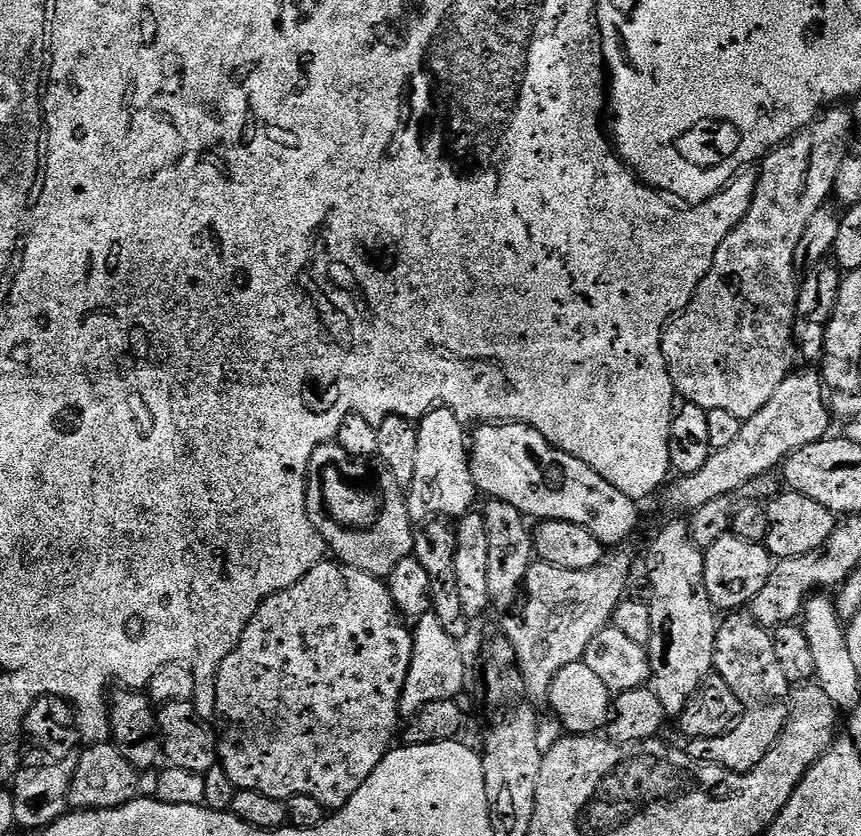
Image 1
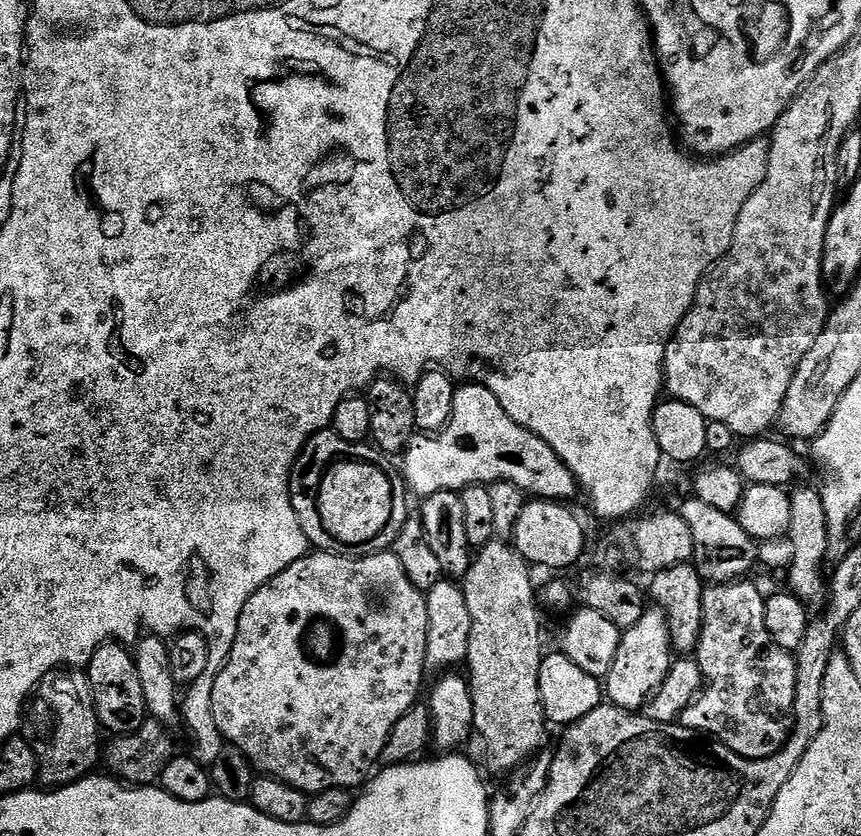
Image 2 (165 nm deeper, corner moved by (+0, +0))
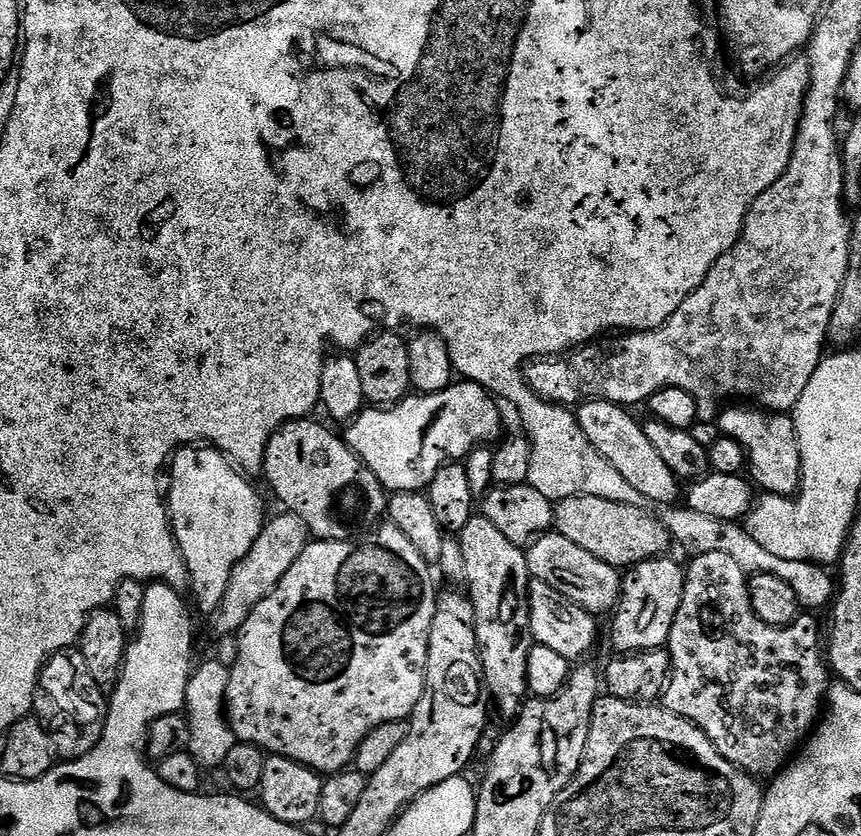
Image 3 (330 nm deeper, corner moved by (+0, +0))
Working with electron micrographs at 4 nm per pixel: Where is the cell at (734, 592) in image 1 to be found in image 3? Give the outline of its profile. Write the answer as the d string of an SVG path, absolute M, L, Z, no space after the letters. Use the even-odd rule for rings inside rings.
M585 400L575 409L576 421L582 426L582 434L586 434L590 446L594 446L594 450L598 450L598 454L602 454L602 458L606 458L606 462L610 462L610 466L614 466L614 470L618 470L618 474L622 474L622 478L626 478L626 482L634 486L637 497L645 501L653 500L654 503L660 504L659 506L675 505L679 501L676 499L679 496L681 499L682 496L681 481L670 470L670 466L662 462L662 457L658 455L658 450L654 450L650 438L646 438L643 423L639 419L636 421L628 412L631 411L625 405L609 400Z

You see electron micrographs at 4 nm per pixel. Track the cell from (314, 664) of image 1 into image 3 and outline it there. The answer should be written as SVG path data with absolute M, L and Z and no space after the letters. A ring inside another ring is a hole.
M384 522L375 530L369 531L366 538L353 538L350 540L317 540L313 539L302 550L302 554L298 554L298 562L294 562L294 566L290 566L290 570L286 570L286 574L282 578L282 582L278 582L278 586L268 595L265 600L258 602L254 606L254 610L250 614L250 618L246 618L246 622L240 627L238 633L238 641L240 645L236 648L236 661L231 661L230 671L228 673L228 685L226 686L226 694L224 695L224 707L228 717L228 725L232 728L237 741L241 744L254 744L257 748L264 749L265 753L281 756L282 758L290 758L294 762L298 762L307 768L313 768L314 771L321 774L331 774L334 772L345 771L355 761L358 746L362 746L362 742L368 737L374 729L382 726L386 722L394 722L395 720L407 721L412 715L412 711L418 706L418 702L424 693L426 686L426 670L428 669L428 647L430 646L430 626L434 622L434 614L436 613L436 601L438 599L438 587L432 581L432 576L428 573L430 568L429 561L425 560L414 546L414 542L410 542L410 538L406 538L402 534L402 530L398 530L396 525L391 522Z

